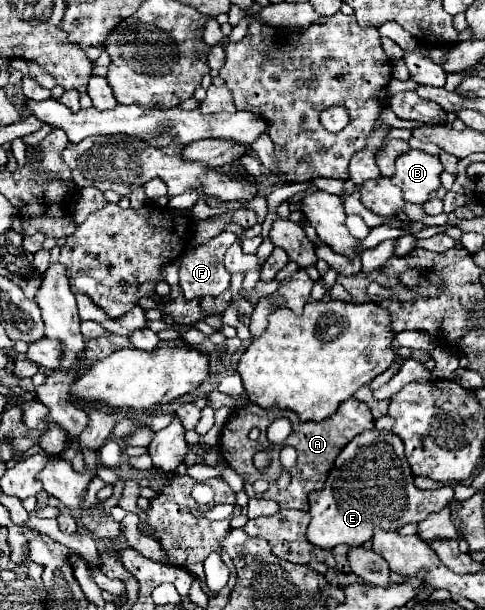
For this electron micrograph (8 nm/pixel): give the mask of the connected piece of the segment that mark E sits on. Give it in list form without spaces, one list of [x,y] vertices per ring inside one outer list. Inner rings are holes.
[[[369,429],[369,431],[359,433],[351,443],[345,445],[345,449],[339,453],[323,489],[309,493],[311,523],[307,529],[307,539],[321,549],[331,549],[331,547],[343,545],[343,543],[349,547],[357,547],[357,545],[363,545],[367,539],[371,539],[375,529],[397,531],[399,527],[403,527],[407,523],[419,523],[419,521],[427,519],[431,513],[437,513],[443,507],[447,507],[451,499],[453,499],[453,489],[449,485],[441,487],[437,491],[417,489],[413,483],[413,473],[409,469],[405,453],[403,453],[403,441],[393,431]]]

